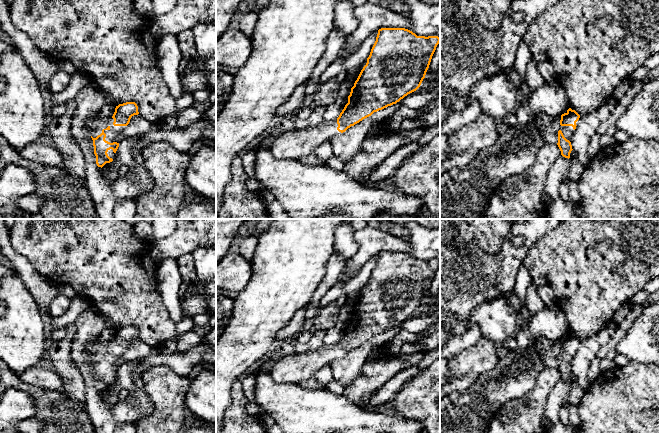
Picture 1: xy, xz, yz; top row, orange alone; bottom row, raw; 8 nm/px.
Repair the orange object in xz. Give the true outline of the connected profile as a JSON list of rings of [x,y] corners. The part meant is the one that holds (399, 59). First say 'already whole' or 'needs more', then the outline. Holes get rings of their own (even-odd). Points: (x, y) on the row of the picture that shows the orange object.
needs more; [[[381,28],[376,41],[348,96],[348,103],[339,117],[332,122],[301,128],[298,126],[280,134],[270,145],[276,159],[299,160],[302,156],[314,153],[317,146],[331,136],[345,132],[351,126],[371,116],[374,112],[396,104],[408,94],[416,91],[429,68],[432,56],[440,43],[438,36],[417,36],[405,28]]]

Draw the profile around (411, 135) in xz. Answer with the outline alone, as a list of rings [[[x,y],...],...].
[[[378,123],[378,124],[374,124],[371,129],[368,132],[369,136],[376,136],[378,134],[380,135],[385,135],[388,133],[392,133],[396,136],[402,137],[404,138],[408,143],[413,142],[418,140],[419,138],[421,138],[424,134],[425,130],[420,127],[420,128],[416,128],[414,130],[408,130],[408,131],[395,131],[395,132],[391,132],[390,130],[387,129],[387,127],[385,126],[385,123]]]

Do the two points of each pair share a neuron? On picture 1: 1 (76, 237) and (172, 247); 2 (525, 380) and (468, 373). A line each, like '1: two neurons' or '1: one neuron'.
1: two neurons
2: two neurons

